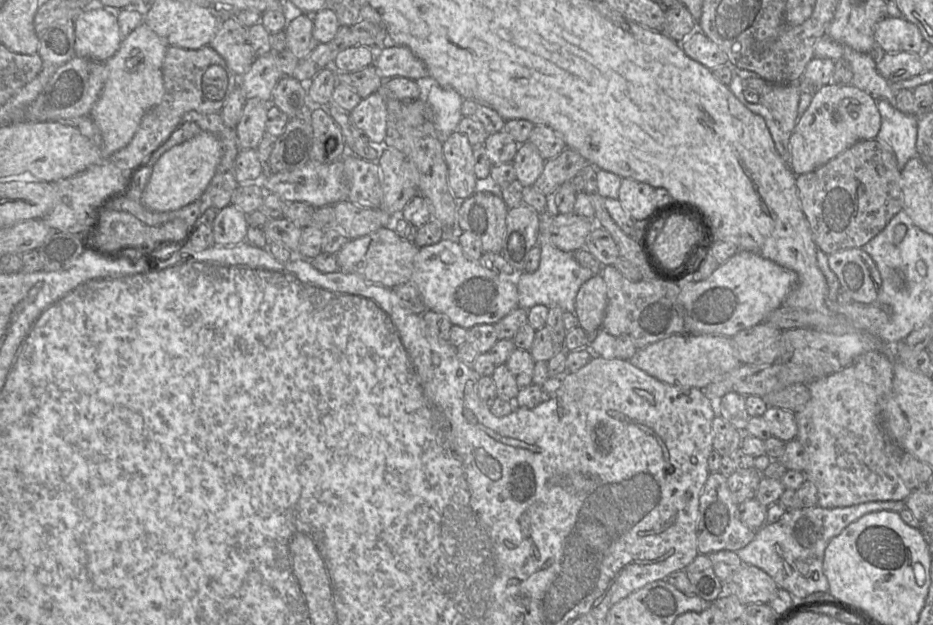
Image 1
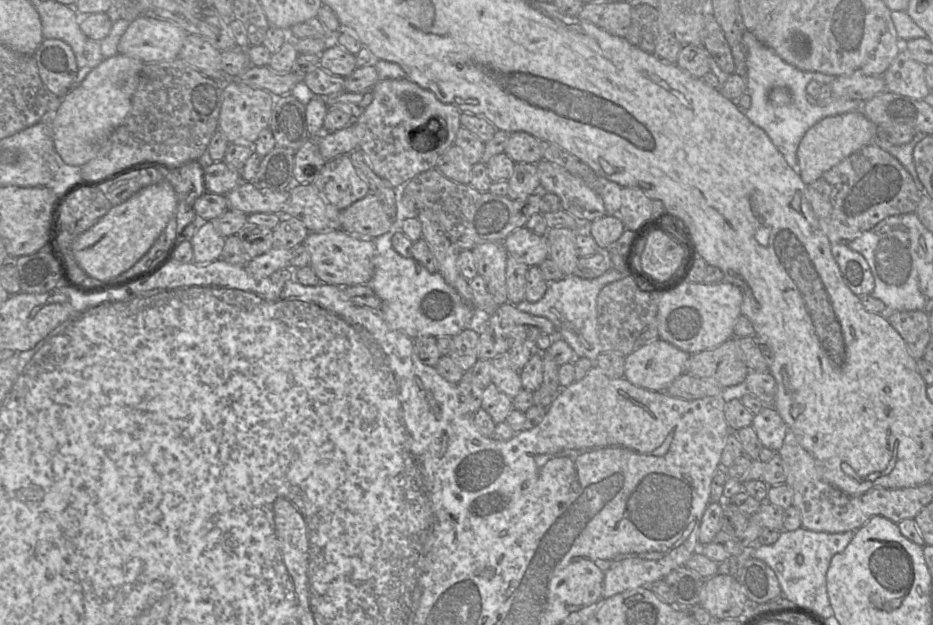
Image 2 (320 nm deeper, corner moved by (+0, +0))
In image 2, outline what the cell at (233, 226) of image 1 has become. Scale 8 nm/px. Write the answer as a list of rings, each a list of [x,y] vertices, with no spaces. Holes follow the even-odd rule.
[[[201,221],[190,242],[193,262],[205,264],[221,258],[225,238],[215,230],[211,221]]]

